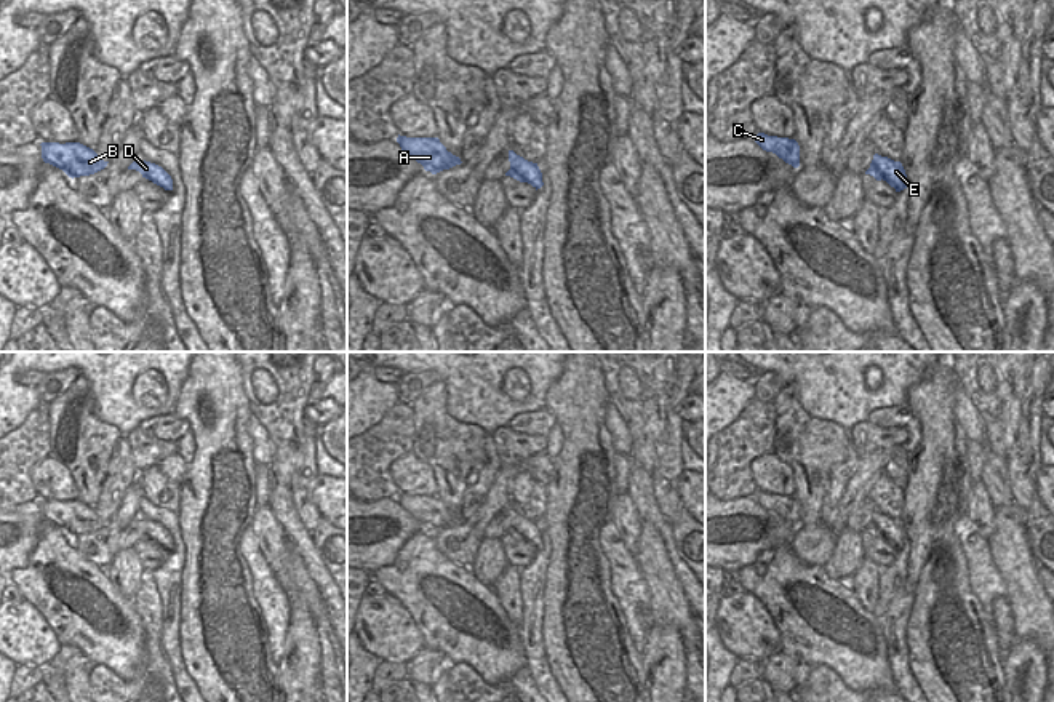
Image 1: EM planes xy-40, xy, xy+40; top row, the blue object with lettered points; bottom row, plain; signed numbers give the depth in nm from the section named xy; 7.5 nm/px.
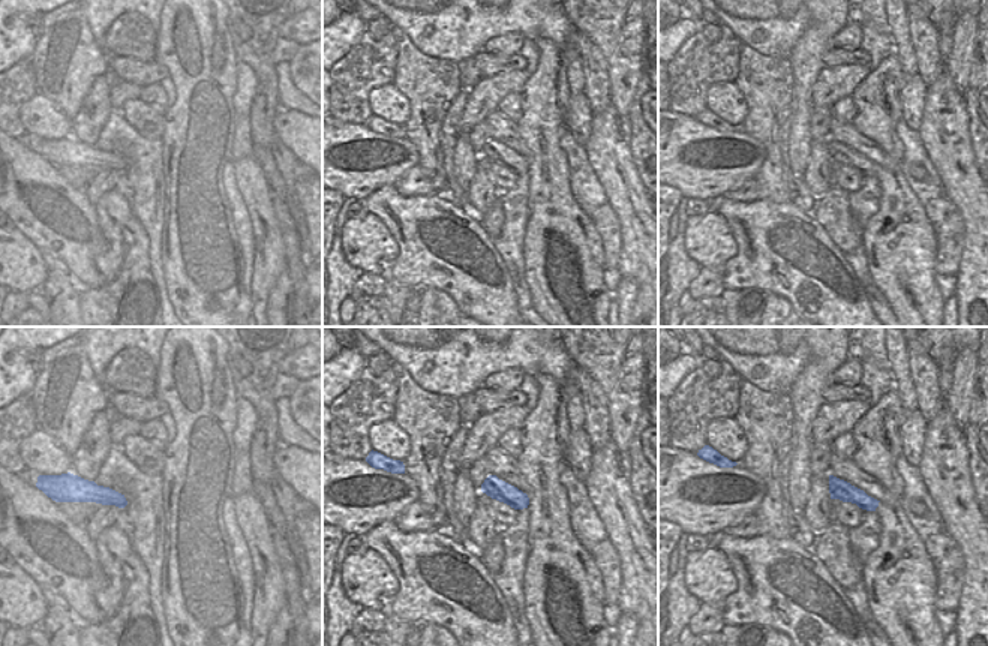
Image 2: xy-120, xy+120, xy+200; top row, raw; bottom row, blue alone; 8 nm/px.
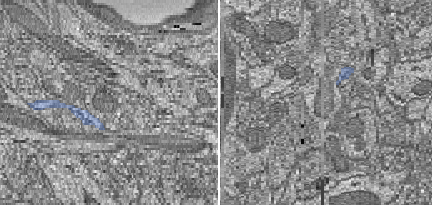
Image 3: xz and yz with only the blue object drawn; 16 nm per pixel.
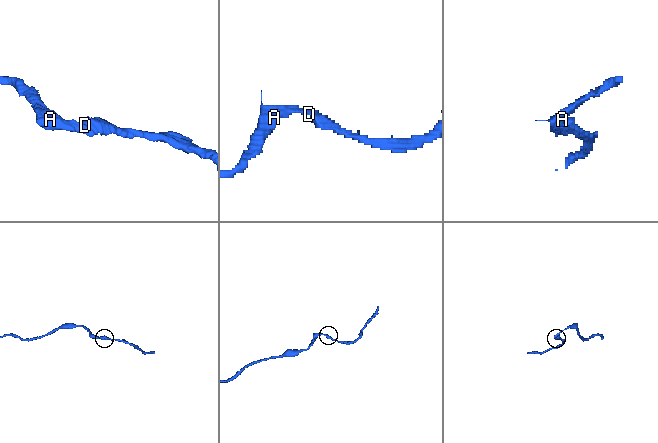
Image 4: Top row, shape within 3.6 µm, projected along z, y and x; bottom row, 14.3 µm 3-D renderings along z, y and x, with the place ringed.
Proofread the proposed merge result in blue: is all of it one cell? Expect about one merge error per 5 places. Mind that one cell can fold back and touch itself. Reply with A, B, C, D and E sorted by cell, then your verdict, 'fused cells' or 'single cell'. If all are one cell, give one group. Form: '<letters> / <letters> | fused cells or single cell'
A B C D E | single cell

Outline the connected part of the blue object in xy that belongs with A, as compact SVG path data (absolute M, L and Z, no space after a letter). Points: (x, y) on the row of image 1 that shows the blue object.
M398 134L397 142L403 152L413 157L432 174L462 163L459 157L446 150L438 138L406 138Z

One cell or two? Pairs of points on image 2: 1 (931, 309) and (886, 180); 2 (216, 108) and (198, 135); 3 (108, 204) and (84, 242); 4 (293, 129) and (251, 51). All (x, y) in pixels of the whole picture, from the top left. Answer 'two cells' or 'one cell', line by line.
1: one cell
2: one cell
3: two cells
4: two cells

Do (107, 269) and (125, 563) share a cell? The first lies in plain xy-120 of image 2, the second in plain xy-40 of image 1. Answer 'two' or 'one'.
one

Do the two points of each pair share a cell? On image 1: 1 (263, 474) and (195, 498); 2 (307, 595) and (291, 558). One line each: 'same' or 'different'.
1: different
2: same

